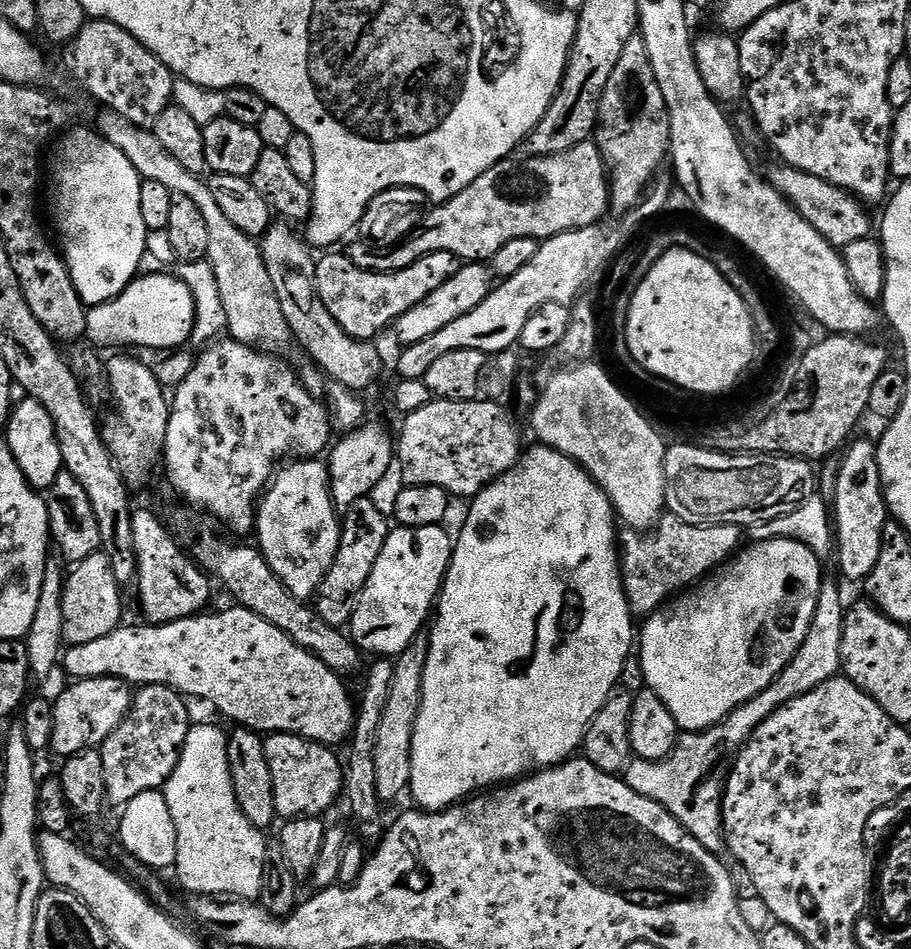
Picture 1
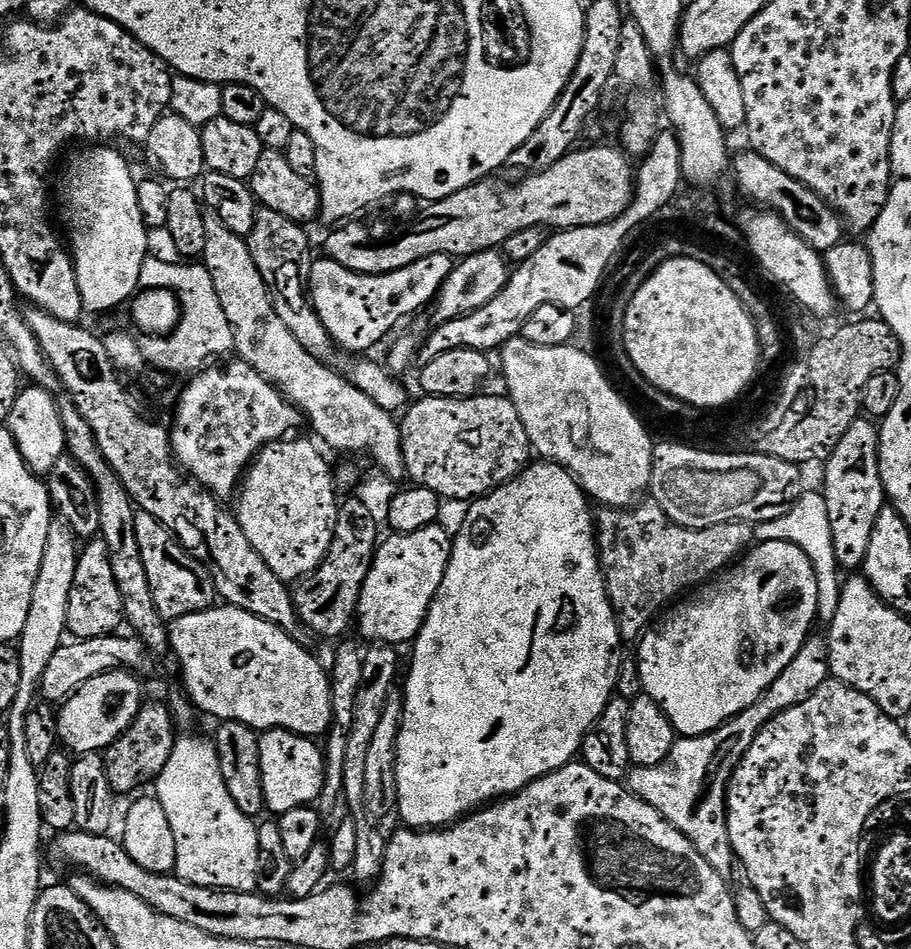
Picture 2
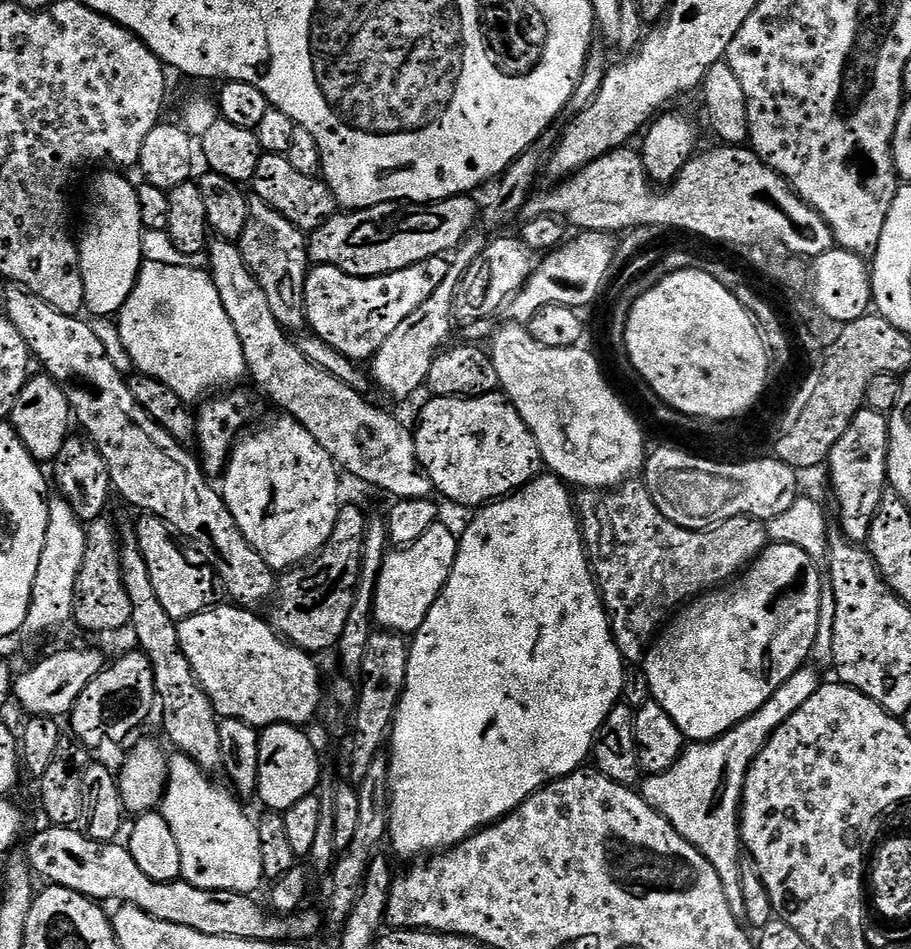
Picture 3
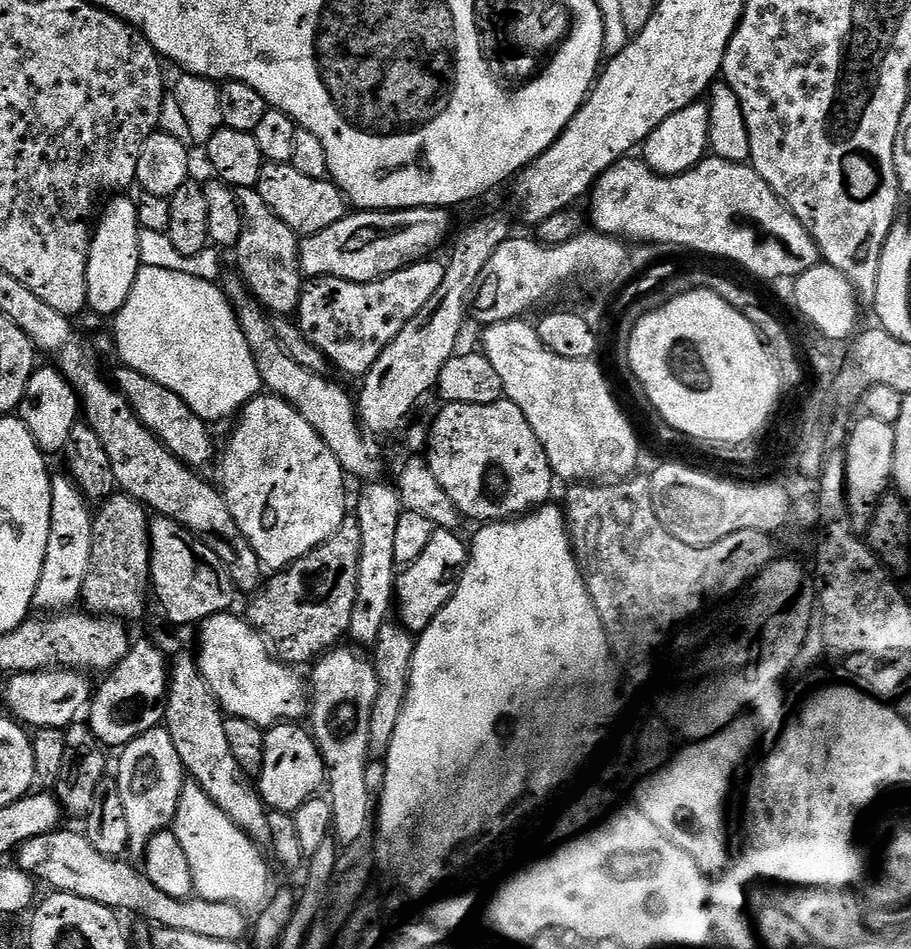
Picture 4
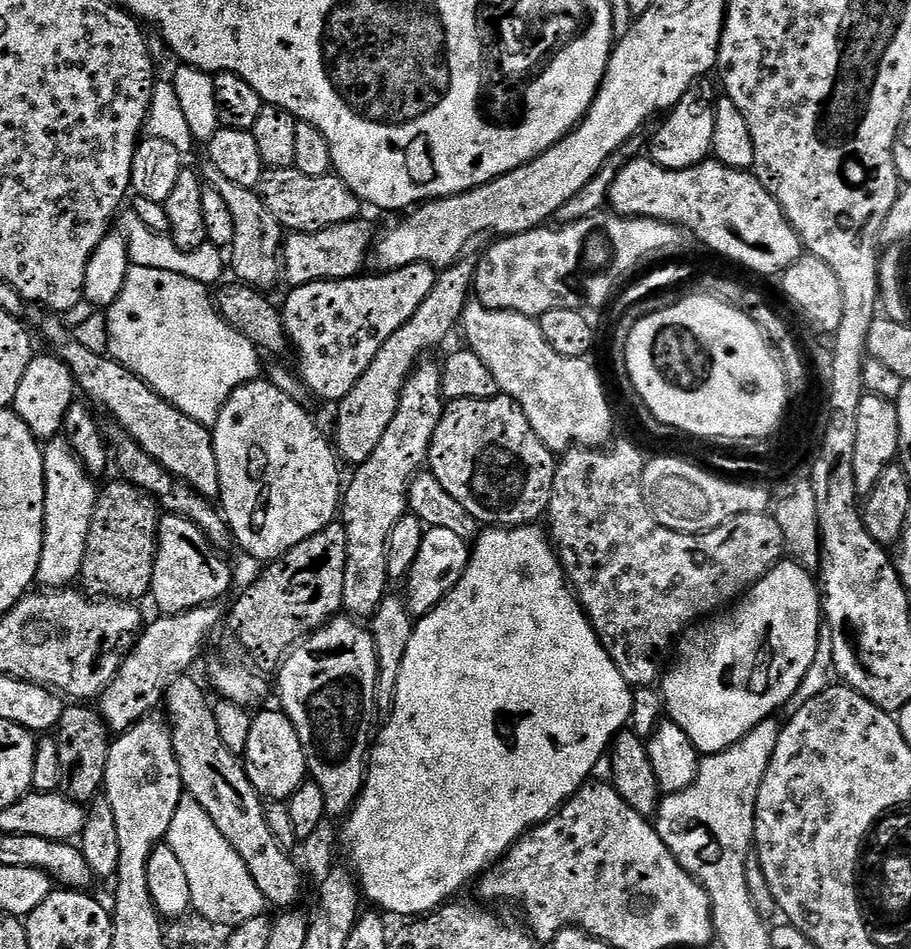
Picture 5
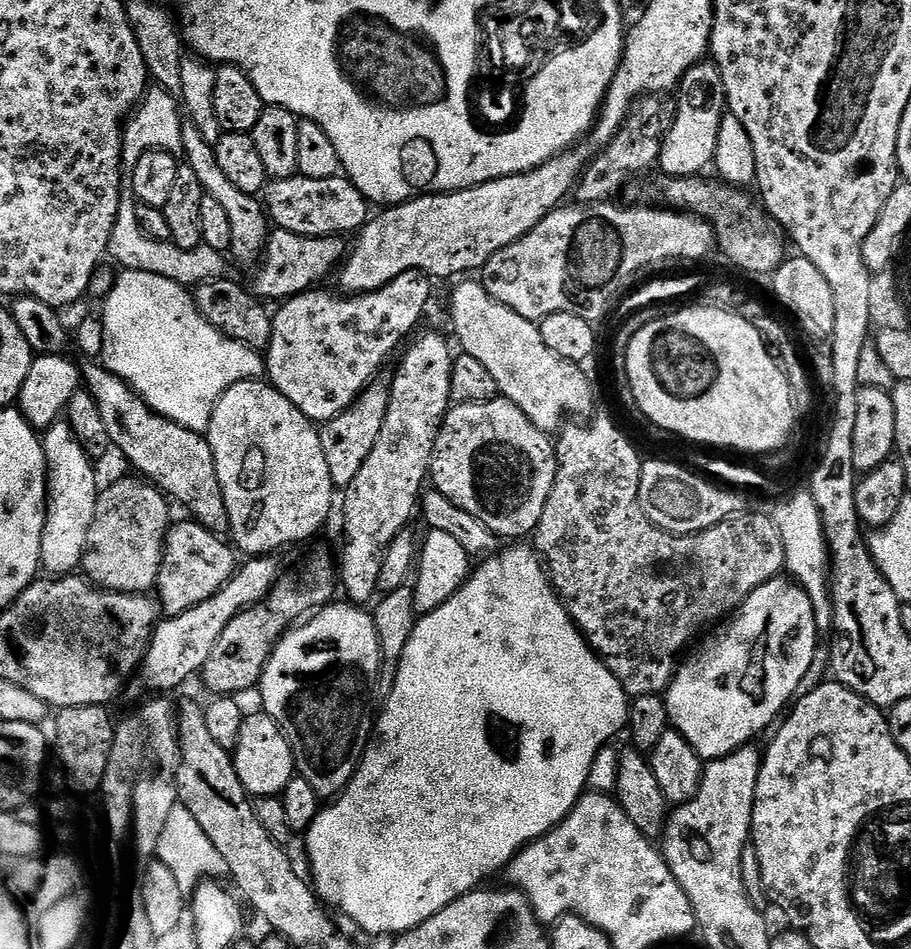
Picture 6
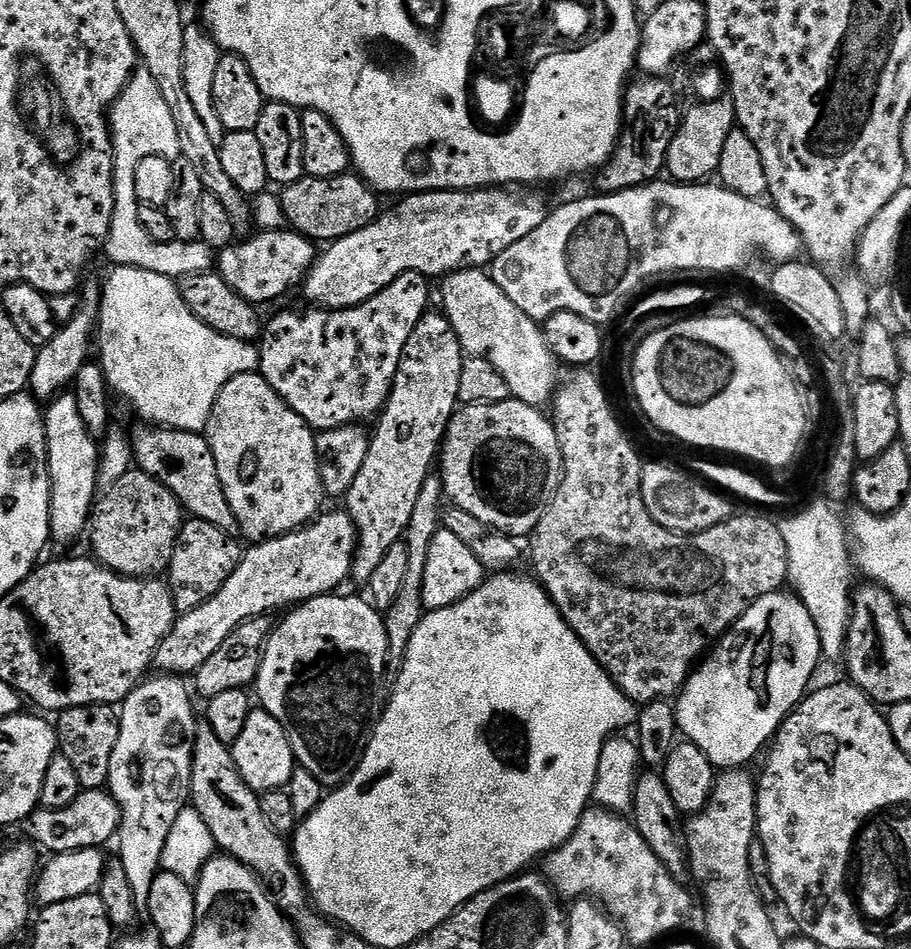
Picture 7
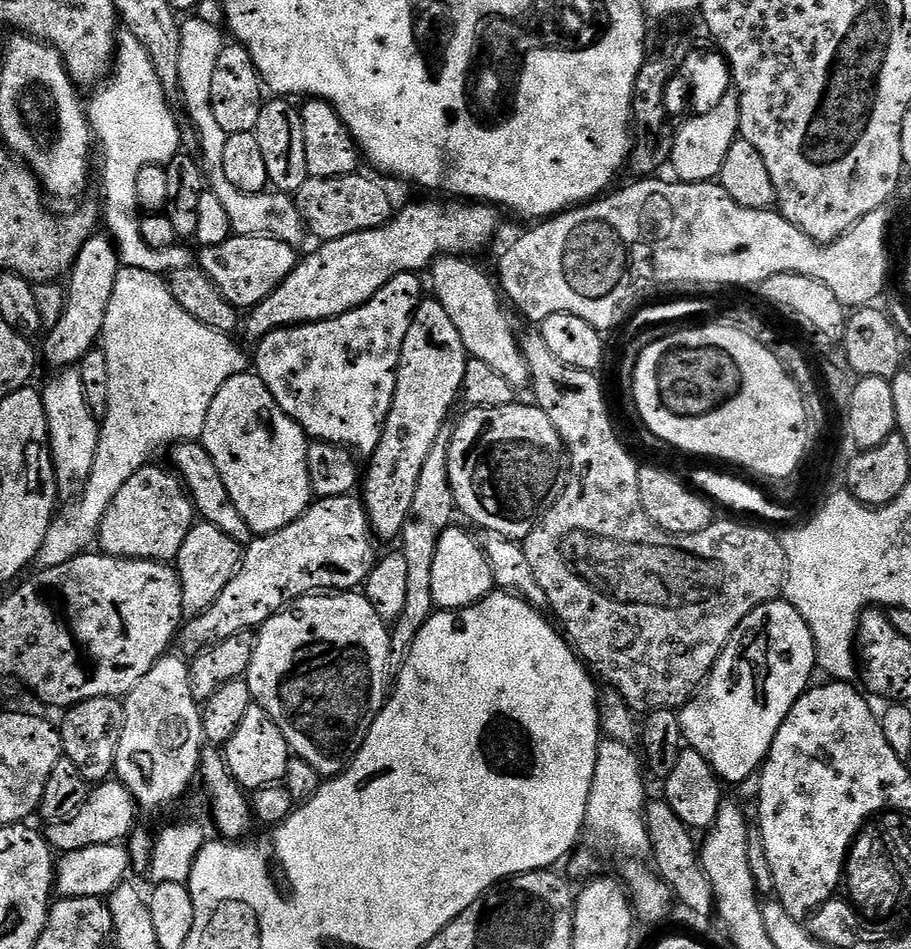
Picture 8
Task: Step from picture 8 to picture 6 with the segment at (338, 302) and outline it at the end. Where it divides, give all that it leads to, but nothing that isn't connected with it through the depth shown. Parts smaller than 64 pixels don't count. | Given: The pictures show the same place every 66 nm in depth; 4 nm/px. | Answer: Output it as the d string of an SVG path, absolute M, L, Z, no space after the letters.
M573 146L529 172L503 176L473 188L464 188L461 192L425 194L404 204L385 207L381 216L373 215L369 219L353 239L357 240L347 249L338 269L340 284L344 287L341 289L348 294L373 292L398 278L398 274L410 270L425 272L426 275L440 281L448 280L451 276L460 278L465 274L475 273L472 272L475 268L476 271L483 269L484 263L494 254L498 254L498 250L518 242L518 238L534 230L534 226L538 226L542 218L546 218L565 203L564 195L567 192L569 195L575 189L590 161L590 152L580 147L584 146Z

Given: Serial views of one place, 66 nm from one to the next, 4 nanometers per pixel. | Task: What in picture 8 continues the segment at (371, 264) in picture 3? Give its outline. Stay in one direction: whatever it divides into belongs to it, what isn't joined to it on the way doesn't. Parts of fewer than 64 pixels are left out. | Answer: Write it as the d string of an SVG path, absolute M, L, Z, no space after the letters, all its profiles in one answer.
M233 234L226 242L213 248L200 248L198 266L208 275L210 282L220 291L222 298L230 302L238 310L251 310L266 299L288 275L296 269L298 263L297 249L286 242L278 242L278 238L258 238L257 236L238 236Z

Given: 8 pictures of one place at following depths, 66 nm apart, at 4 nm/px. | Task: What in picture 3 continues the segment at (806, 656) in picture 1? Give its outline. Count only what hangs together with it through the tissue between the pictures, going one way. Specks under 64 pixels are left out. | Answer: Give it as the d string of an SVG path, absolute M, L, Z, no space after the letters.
M812 666L799 668L797 672L790 674L790 678L786 678L786 682L782 682L782 686L778 686L778 690L774 690L774 694L769 700L762 702L762 706L758 706L758 710L754 710L754 714L750 714L750 718L738 722L736 728L731 728L729 732L722 734L716 740L689 743L678 758L678 762L674 762L674 766L670 766L670 770L653 776L645 775L639 785L638 791L647 804L655 812L662 814L662 818L666 818L666 822L670 822L674 826L674 830L678 830L678 834L682 834L682 838L686 838L686 842L690 842L690 846L697 848L706 858L706 862L710 862L710 866L714 866L714 870L726 890L730 910L737 918L743 917L744 914L742 886L740 885L742 859L740 806L744 795L746 774L750 770L754 758L758 758L758 754L774 734L774 730L778 730L778 726L782 726L782 722L786 722L786 718L790 718L790 714L794 714L799 708L806 706L806 702L810 702L810 698L814 698L821 683L822 677L812 669Z

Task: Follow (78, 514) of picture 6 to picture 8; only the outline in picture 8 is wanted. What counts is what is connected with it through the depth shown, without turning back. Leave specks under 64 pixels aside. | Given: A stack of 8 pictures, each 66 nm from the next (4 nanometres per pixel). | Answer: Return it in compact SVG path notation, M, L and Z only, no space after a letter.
M60 370L55 375L42 388L42 395L48 423L48 445L56 475L56 490L61 497L79 498L84 493L86 482L90 480L90 470L94 468L94 454L98 452L100 441L100 424L86 402L79 371Z

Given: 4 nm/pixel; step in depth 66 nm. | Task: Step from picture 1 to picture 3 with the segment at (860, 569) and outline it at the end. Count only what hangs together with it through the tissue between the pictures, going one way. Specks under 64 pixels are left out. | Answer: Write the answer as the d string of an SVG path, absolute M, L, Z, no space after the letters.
M867 406L850 422L828 455L826 469L832 475L832 492L840 511L839 531L854 544L863 545L870 534L870 522L882 502L888 484L888 416Z

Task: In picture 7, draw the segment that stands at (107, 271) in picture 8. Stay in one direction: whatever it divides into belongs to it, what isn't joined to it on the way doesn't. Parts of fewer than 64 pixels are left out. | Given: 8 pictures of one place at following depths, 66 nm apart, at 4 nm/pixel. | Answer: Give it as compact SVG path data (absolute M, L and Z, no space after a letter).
M85 283L82 288L82 295L79 297L80 305L77 312L69 321L61 323L57 327L54 338L46 342L37 351L32 379L30 381L31 395L37 401L48 402L61 395L71 385L72 380L82 370L84 364L89 363L88 347L94 344L94 329L97 327L100 318L100 294L101 285Z

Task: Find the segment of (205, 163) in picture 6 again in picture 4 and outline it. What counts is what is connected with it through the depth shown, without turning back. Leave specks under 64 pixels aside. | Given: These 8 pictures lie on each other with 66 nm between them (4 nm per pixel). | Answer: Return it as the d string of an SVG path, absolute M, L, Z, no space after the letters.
M238 188L236 197L244 216L242 238L238 238L234 249L236 264L240 267L239 279L269 313L291 317L300 307L300 240L296 232L290 230L290 226L286 226L266 202L262 202L262 194L258 194L255 188Z

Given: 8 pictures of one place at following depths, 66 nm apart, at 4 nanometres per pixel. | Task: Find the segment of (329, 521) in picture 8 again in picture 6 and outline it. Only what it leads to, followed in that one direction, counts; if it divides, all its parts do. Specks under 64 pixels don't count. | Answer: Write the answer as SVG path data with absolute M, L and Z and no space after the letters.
M248 558L237 567L226 586L214 594L214 598L206 598L198 606L186 610L177 616L161 619L152 630L152 640L148 644L143 661L138 669L138 677L149 688L152 694L168 694L171 688L184 684L192 675L203 673L206 658L210 658L210 650L214 650L214 642L230 626L230 618L234 618L242 610L254 606L259 600L265 600L270 590L282 575L282 569L272 558Z

